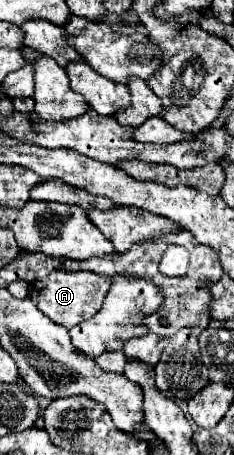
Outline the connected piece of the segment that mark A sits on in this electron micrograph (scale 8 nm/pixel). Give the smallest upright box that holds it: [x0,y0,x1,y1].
[28,270,110,328]

